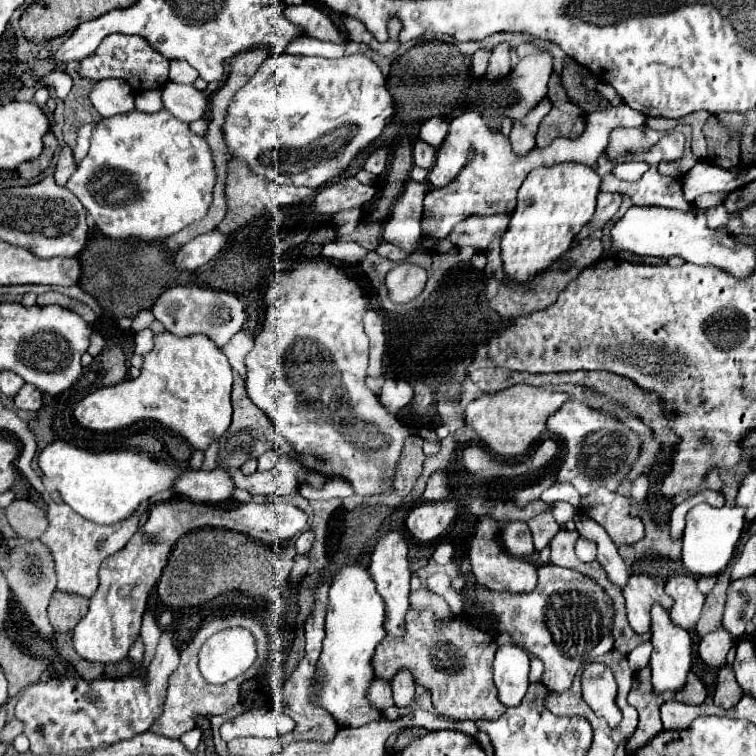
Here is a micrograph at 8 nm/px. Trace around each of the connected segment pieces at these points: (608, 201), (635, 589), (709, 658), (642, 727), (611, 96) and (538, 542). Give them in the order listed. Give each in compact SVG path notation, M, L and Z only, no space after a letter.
M601 191L599 193L599 199L597 199L597 211L595 211L591 223L587 223L583 227L581 237L591 235L593 231L601 229L607 221L611 221L613 215L617 213L617 209L621 207L621 201L623 201L623 195L621 193L605 193L605 191Z
M629 575L629 581L623 589L627 601L629 625L635 633L647 633L651 629L651 605L659 603L667 611L673 605L673 599L665 593L665 581L661 577L649 575Z
M721 627L715 629L713 633L705 635L699 643L699 657L709 665L709 667L723 667L725 665L725 655L733 645L733 637Z
M645 667L637 673L635 687L631 689L627 699L629 699L629 705L633 705L639 711L639 725L637 725L635 737L639 737L639 743L651 741L661 731L659 707L663 705L665 697L653 693L649 667Z
M599 83L599 93L601 93L601 97L605 97L609 103L613 103L613 105L623 105L623 101L621 101L621 97L619 97L619 93L611 87L611 85L607 85L607 83Z
M543 513L543 515L537 515L527 521L529 528L531 529L533 543L535 543L535 551L539 553L541 549L545 549L553 535L557 535L561 531L561 525L553 519L551 513Z

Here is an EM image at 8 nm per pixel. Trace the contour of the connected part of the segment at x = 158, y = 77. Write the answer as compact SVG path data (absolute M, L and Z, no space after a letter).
M109 35L101 45L83 61L79 61L79 77L99 81L99 79L123 79L127 81L135 91L147 91L147 89L159 89L169 81L169 59L161 57L155 49L149 47L149 43L143 37L137 35Z

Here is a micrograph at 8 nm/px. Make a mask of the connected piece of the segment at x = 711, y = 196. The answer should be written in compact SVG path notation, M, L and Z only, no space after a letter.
M705 193L705 195L699 195L695 199L695 207L699 209L709 209L709 207L717 207L725 201L725 195L727 193Z

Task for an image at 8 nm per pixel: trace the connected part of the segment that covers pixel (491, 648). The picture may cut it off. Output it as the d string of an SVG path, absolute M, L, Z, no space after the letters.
M409 609L405 615L405 637L397 641L397 637L389 637L389 633L385 635L385 639L375 649L373 671L375 677L391 681L397 669L407 667L411 669L415 681L431 691L437 715L459 721L495 721L505 713L505 705L499 701L493 683L495 651L495 639L487 631L477 629L461 617L451 617L439 623L439 619L433 617L433 611L429 609Z

